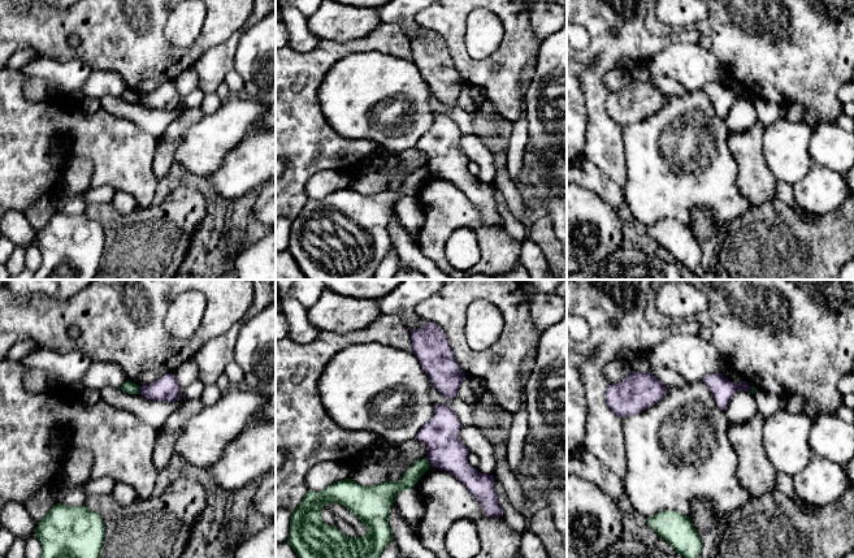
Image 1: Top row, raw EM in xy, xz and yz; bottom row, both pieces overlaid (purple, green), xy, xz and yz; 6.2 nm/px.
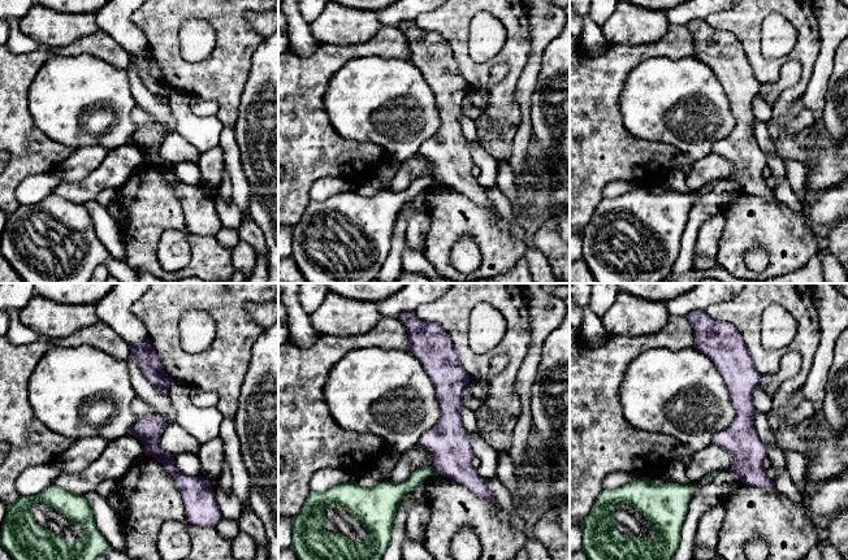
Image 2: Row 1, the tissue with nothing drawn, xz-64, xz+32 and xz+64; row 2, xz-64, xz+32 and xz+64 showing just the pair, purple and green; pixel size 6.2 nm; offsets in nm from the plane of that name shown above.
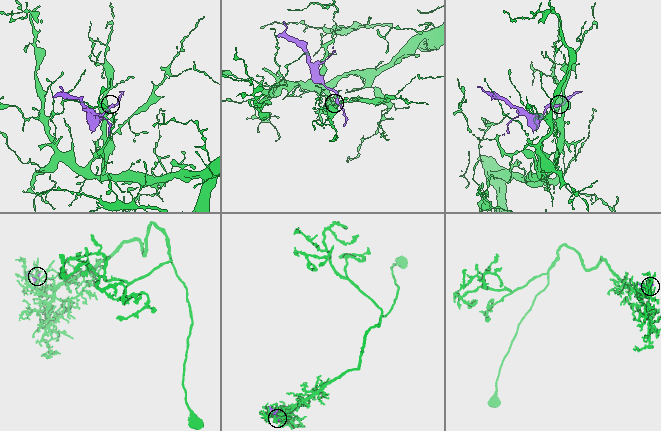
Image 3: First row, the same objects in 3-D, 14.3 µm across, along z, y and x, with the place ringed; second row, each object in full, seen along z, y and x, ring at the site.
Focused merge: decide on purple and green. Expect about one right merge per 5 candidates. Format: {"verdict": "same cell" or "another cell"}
{"verdict": "another cell"}

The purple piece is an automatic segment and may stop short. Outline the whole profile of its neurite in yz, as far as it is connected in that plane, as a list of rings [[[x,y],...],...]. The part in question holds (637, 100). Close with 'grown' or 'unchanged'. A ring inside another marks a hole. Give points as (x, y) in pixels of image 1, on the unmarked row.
[[[632,79],[623,90],[608,94],[606,111],[610,118],[623,127],[660,111],[667,96],[650,81]]] | unchanged

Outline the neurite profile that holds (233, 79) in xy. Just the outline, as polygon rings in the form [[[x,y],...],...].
[[[230,70],[224,79],[224,83],[229,87],[229,90],[235,95],[240,94],[243,88],[243,78],[239,75],[237,70]]]

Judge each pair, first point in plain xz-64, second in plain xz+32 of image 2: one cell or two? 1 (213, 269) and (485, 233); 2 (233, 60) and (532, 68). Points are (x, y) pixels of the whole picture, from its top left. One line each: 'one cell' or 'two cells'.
1: one cell
2: two cells

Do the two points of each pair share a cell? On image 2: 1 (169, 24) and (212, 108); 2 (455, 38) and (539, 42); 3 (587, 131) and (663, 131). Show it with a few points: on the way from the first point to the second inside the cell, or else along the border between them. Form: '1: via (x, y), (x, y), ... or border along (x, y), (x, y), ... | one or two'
1: border along (190, 95), (212, 99), (217, 104), (217, 113) | two
2: border along (527, 13), (531, 34), (531, 56), (522, 70) | two
3: border along (619, 103), (624, 127), (634, 137), (657, 143) | two

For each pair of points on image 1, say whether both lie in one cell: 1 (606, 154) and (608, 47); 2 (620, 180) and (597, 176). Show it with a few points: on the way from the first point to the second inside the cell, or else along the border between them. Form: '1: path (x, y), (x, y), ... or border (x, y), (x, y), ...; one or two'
1: path (599, 128), (595, 113), (595, 73); one
2: border (586, 160), (595, 164), (621, 189); two

